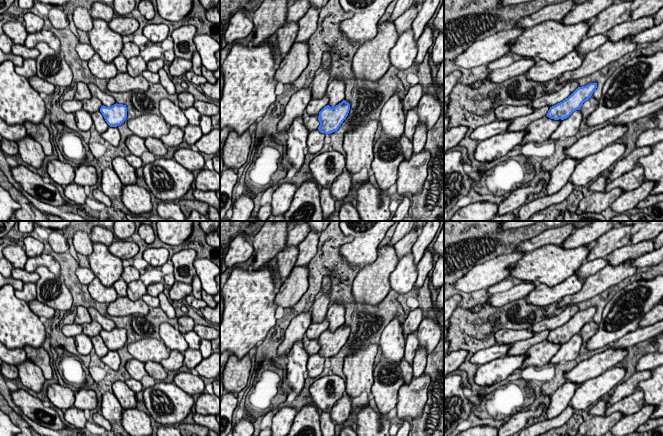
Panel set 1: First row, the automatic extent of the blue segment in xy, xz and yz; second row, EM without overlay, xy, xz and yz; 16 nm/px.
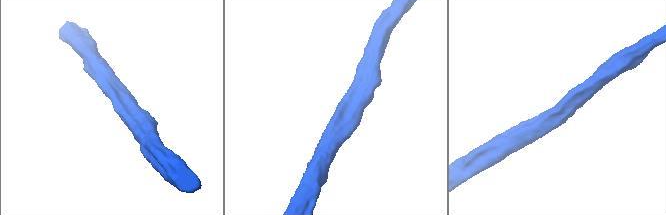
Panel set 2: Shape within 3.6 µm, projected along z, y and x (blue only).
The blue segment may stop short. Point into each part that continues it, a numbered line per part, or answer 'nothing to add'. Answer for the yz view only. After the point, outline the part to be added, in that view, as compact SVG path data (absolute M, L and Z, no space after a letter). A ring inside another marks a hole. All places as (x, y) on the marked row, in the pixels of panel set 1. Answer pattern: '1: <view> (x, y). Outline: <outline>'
1: yz (569, 87). Outline: M576 80L567 81L559 91L541 96L533 101L531 106L535 110L545 106L552 107L568 98L578 87L579 83Z

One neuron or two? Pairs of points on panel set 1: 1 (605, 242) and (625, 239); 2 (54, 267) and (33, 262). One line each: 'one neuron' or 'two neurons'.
1: one neuron
2: one neuron

